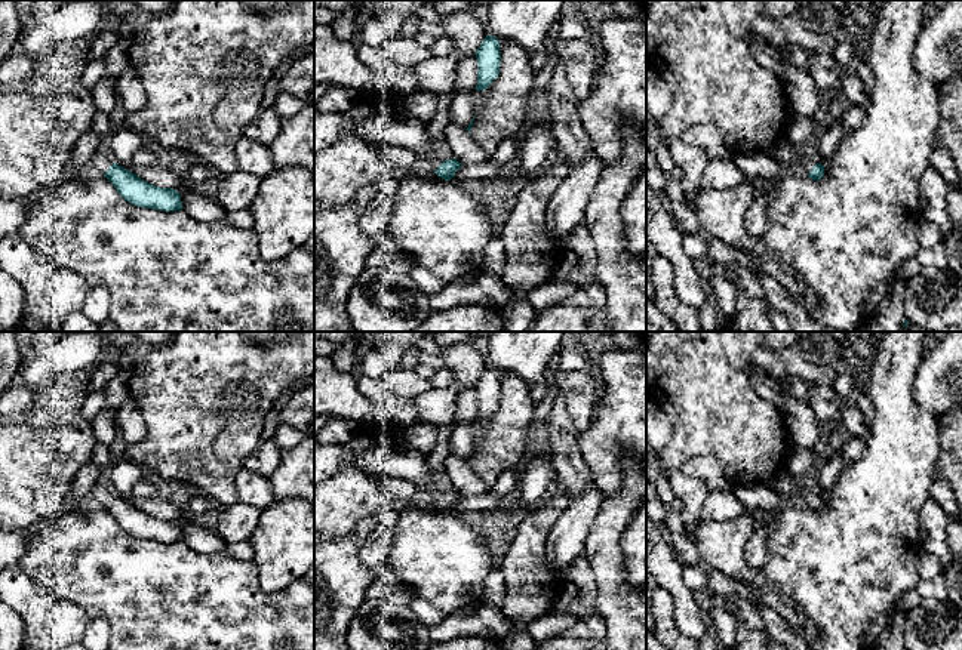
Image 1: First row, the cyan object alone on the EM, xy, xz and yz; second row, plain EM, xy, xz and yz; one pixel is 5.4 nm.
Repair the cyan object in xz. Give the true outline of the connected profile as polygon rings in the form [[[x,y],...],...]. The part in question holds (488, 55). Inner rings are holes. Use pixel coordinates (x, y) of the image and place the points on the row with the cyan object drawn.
[[[486,36],[476,50],[477,59],[477,86],[476,90],[485,90],[500,74],[500,40],[494,36]]]

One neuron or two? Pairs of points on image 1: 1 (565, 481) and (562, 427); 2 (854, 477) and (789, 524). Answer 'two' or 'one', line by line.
1: one
2: one

